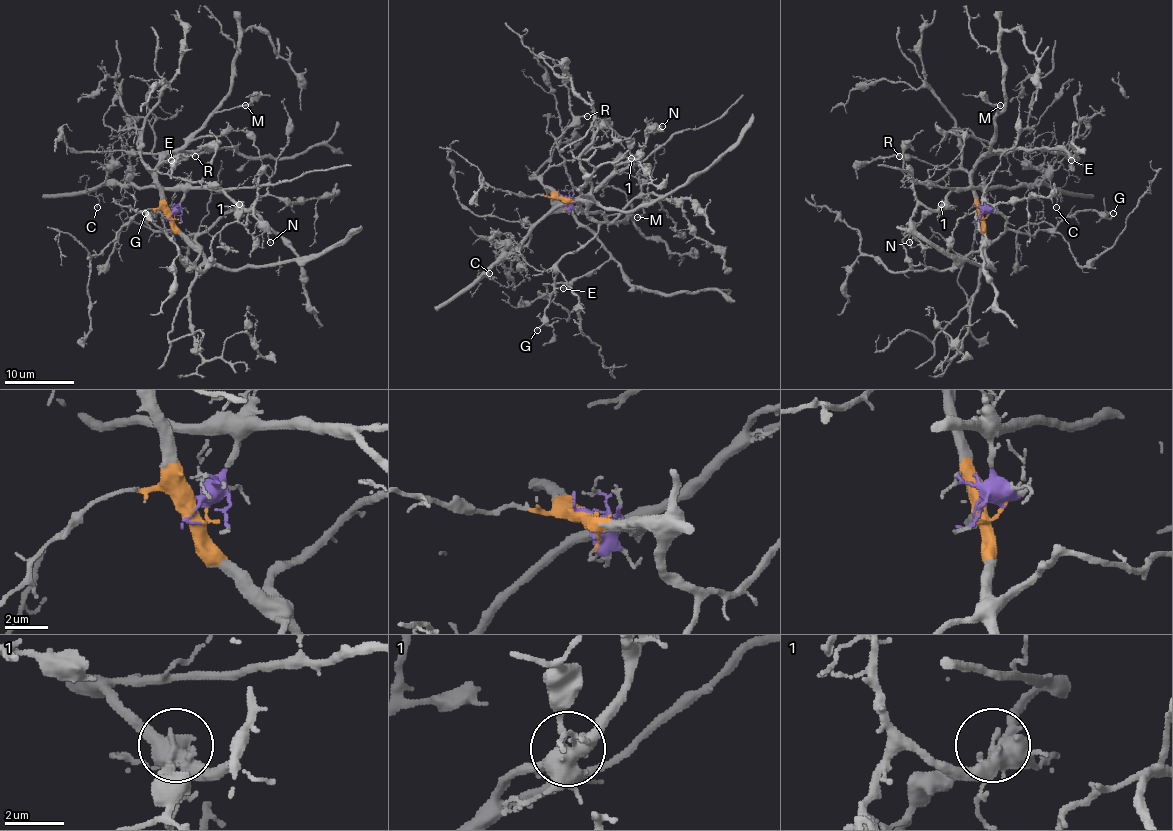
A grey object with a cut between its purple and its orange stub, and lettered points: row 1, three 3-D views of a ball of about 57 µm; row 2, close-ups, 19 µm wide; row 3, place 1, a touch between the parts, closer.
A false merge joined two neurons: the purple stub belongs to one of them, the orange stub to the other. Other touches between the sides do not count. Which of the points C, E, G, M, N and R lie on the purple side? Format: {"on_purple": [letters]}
{"on_purple": ["C", "N"]}

